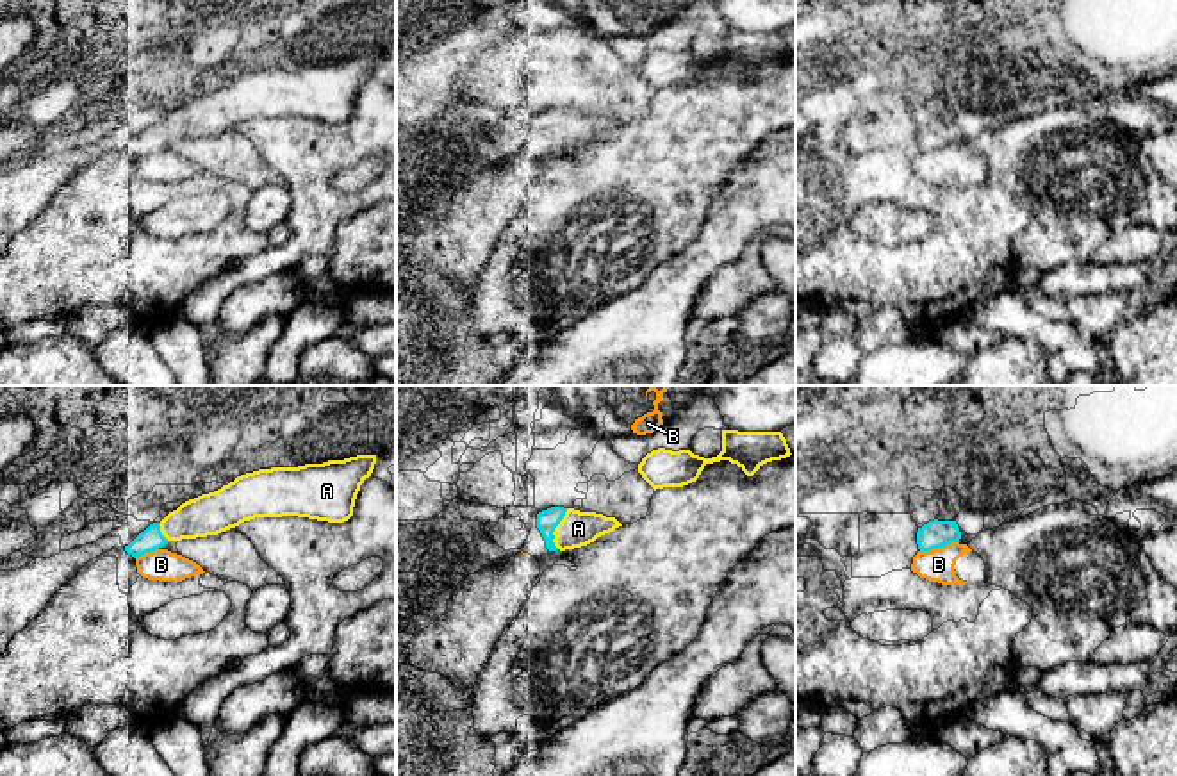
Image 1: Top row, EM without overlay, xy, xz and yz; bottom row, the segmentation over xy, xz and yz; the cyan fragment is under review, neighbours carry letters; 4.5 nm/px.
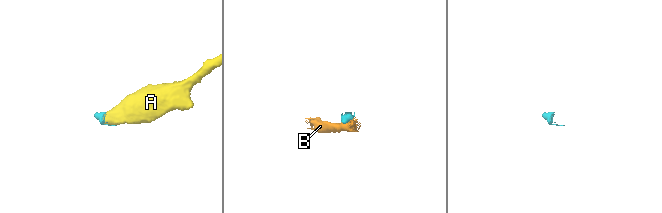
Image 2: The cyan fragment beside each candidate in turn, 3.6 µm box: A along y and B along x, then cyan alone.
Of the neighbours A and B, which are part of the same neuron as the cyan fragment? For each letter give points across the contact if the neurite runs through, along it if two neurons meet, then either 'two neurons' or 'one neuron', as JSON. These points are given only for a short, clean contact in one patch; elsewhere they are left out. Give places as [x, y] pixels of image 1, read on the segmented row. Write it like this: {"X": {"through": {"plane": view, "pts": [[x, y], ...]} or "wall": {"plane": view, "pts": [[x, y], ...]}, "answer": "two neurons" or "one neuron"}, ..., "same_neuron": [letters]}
{"A": {"answer": "one neuron"}, "B": {"answer": "two neurons"}, "same_neuron": ["A"]}

